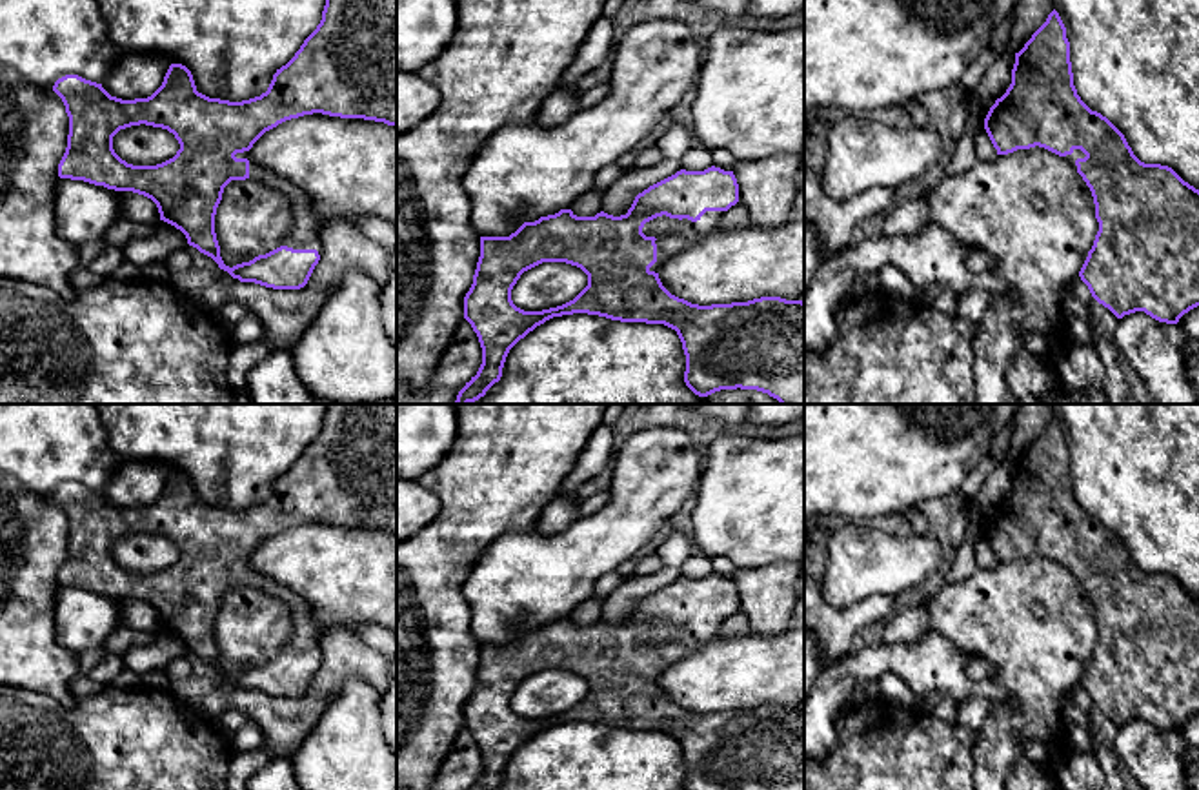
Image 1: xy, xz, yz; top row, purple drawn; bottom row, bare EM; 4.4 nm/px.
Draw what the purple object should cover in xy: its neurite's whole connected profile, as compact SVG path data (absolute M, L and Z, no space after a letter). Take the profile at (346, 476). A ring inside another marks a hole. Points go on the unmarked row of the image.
M326 404L317 437L295 464L277 477L267 499L249 508L229 510L198 501L191 479L182 471L171 471L162 493L147 506L111 504L102 491L78 482L58 486L53 499L62 506L69 524L67 555L58 572L60 586L144 603L156 612L160 628L180 637L189 653L211 664L233 686L273 697L300 697L322 663L318 626L306 601L253 570L249 557L266 539L313 521L397 535L397 404ZM140 532L173 541L180 552L176 562L156 573L133 573L122 568L113 557L113 544ZM246 586L284 603L291 610L293 632L277 657L229 675L220 664L215 623L224 595L231 588Z

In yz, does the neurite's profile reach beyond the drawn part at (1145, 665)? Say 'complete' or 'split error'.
split error

